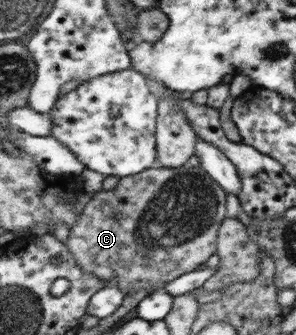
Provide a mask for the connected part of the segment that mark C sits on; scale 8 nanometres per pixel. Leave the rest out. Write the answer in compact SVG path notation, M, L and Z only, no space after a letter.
M188 163L181 167L166 168L155 167L149 170L143 170L141 174L127 176L117 180L117 187L109 191L100 190L95 193L94 197L85 205L82 213L78 217L78 222L70 230L69 250L77 258L77 262L81 264L83 270L91 271L93 275L97 275L99 279L106 281L107 285L112 283L125 294L134 289L137 292L139 289L147 289L148 287L163 288L166 283L177 279L183 273L189 273L197 269L201 263L205 263L211 255L217 253L216 239L221 222L226 218L227 214L227 199L226 191L201 167L194 167Z

